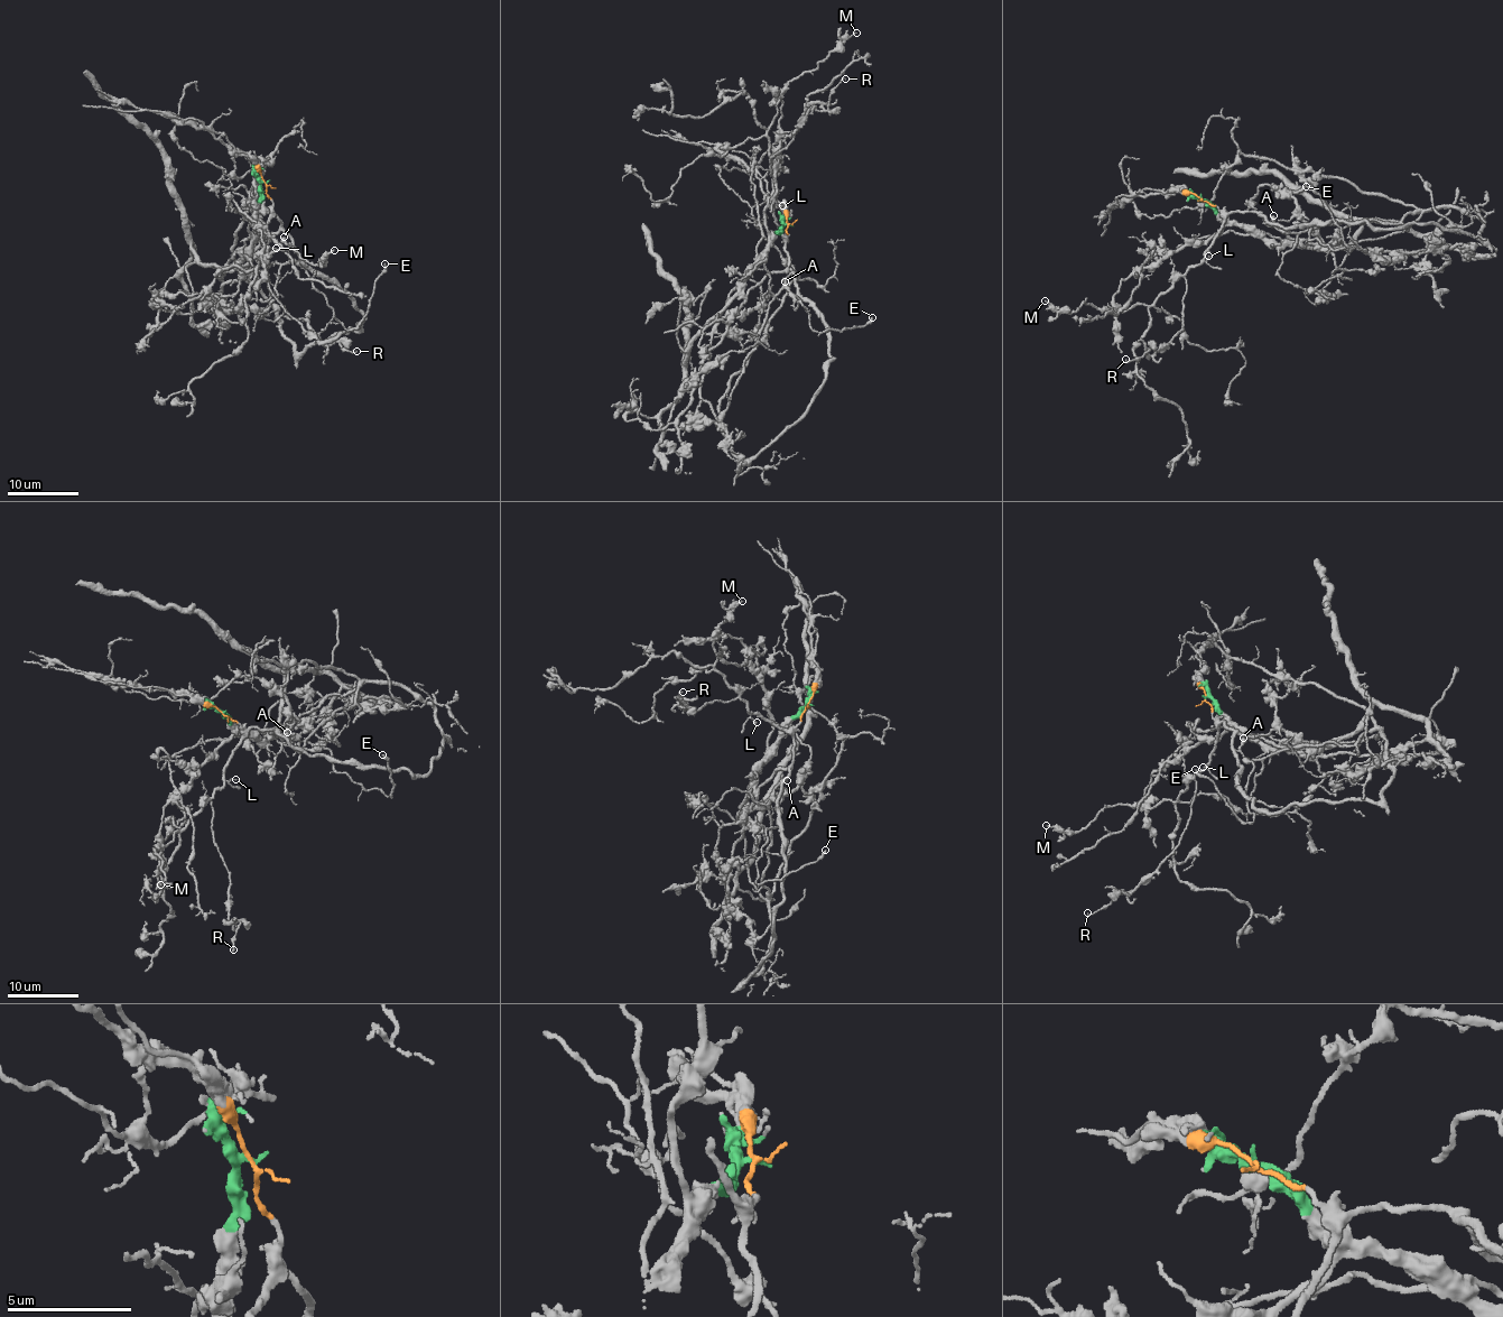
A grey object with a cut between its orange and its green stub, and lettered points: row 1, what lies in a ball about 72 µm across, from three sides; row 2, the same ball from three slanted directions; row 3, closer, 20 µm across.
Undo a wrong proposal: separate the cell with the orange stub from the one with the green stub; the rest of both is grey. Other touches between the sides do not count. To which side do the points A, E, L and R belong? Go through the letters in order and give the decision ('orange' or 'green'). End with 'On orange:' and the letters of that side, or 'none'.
A: orange
E: orange
L: orange
R: orange
On orange: A, E, L, R

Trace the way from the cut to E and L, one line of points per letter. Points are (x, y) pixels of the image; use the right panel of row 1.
E: (1199, 198), (1227, 213), (1254, 211), (1278, 229), (1307, 223), (1308, 238), (1351, 250), (1324, 201), (1306, 187)
L: (1199, 198), (1217, 207), (1224, 219), (1203, 260), (1208, 256)

